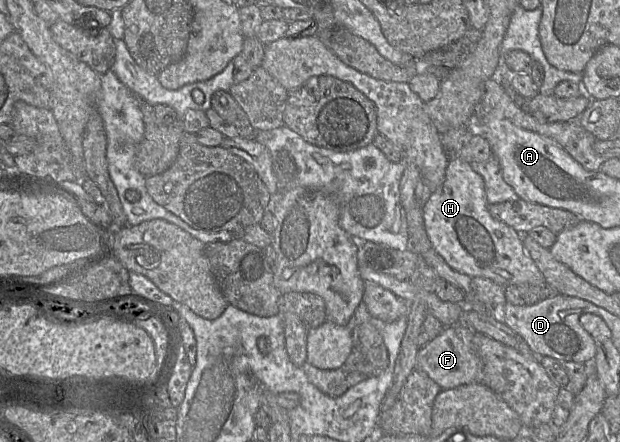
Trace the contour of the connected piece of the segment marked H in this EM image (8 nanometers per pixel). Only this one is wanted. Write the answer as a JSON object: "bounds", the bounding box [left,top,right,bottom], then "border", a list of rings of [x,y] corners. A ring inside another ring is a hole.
{"bounds":[422,156,546,287],"border":[[[459,156],[449,158],[445,180],[422,206],[422,215],[434,250],[459,273],[471,278],[487,278],[503,287],[546,283],[543,274],[525,251],[521,234],[490,215],[483,178]]]}

